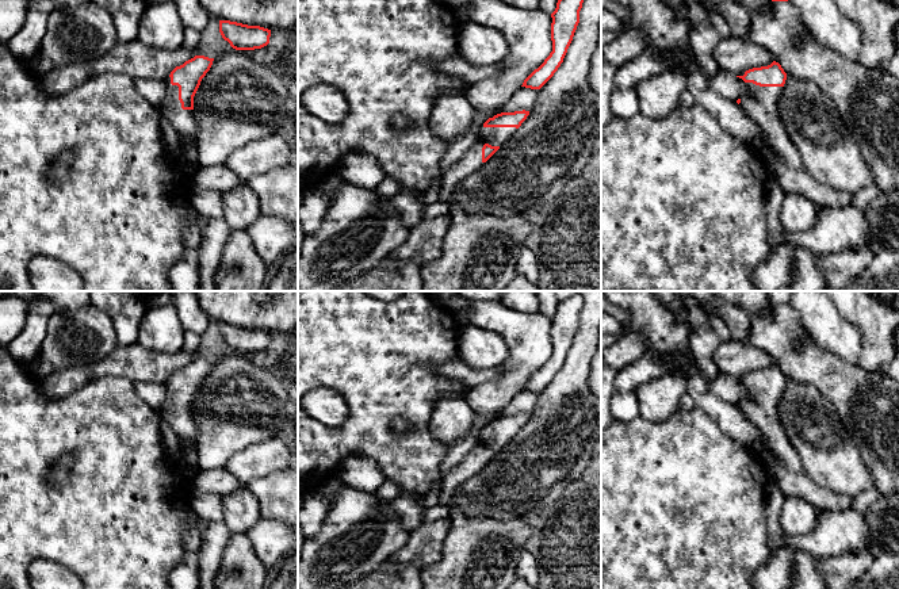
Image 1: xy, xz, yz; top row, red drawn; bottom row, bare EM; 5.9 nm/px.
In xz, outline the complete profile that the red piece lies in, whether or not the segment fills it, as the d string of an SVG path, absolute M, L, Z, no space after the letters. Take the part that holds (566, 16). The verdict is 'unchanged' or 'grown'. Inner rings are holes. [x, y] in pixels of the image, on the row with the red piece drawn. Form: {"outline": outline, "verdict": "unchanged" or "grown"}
{"outline": "M558 0L556 8L551 14L552 51L544 62L524 80L521 87L540 89L558 70L579 23L582 3L584 0Z", "verdict": "unchanged"}

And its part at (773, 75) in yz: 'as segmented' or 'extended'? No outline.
extended

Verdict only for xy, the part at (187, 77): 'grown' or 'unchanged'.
grown

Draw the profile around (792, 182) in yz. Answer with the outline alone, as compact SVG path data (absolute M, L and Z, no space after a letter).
M762 134L761 157L773 172L784 194L799 194L814 202L819 207L846 207L850 206L852 195L841 192L811 177L804 169L788 168L773 152L770 142Z

